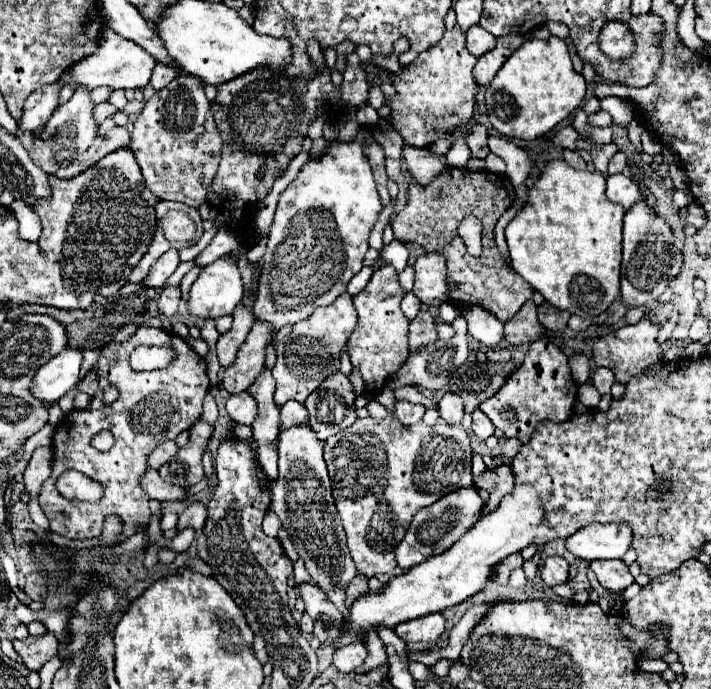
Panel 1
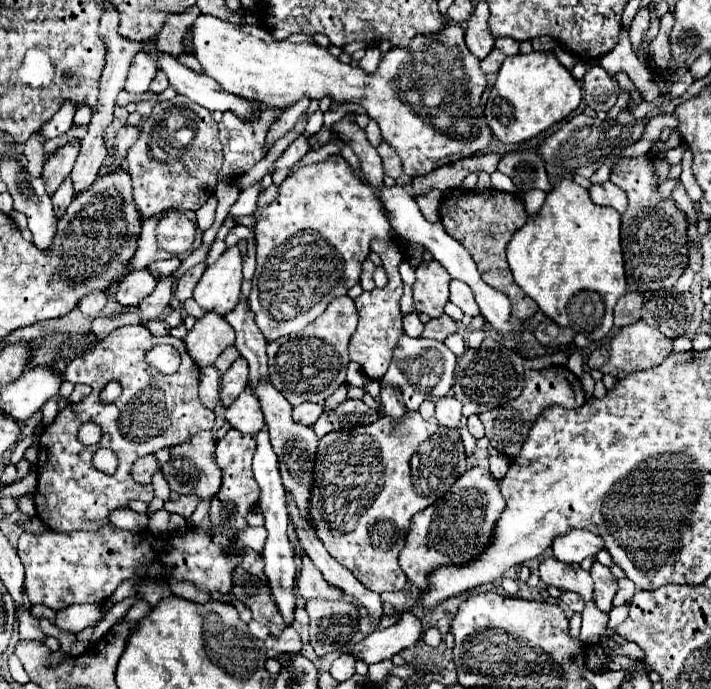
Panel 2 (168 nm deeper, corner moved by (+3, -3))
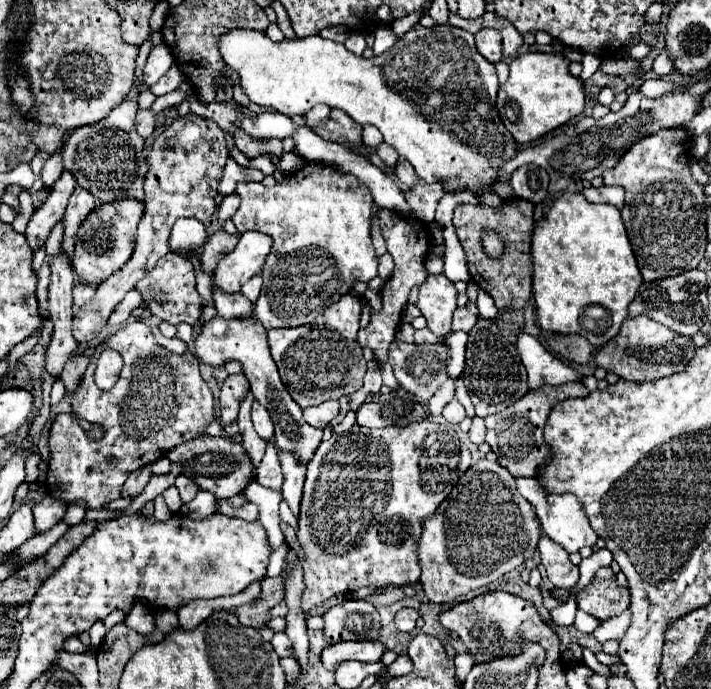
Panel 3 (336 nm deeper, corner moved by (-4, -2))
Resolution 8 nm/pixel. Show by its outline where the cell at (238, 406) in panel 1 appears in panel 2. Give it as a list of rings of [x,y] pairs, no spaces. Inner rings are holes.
[[[246,389],[228,409],[226,409],[226,421],[248,435],[256,435],[264,429],[264,417],[262,409],[258,405],[258,399],[250,389]]]

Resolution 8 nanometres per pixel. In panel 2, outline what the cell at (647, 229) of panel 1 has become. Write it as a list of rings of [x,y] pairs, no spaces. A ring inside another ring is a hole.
[[[652,155],[622,157],[610,173],[610,181],[628,195],[628,209],[622,213],[622,251],[626,263],[628,291],[670,289],[688,267],[688,221],[672,197],[660,199]]]

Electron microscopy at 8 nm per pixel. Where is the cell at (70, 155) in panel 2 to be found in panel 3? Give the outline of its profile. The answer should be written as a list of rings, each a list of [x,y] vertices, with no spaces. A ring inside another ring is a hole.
[[[63,170],[61,176],[57,178],[57,182],[53,184],[47,202],[41,206],[41,210],[35,210],[35,214],[31,216],[27,230],[25,230],[25,236],[27,236],[27,242],[33,250],[37,250],[39,246],[45,244],[51,228],[63,218],[67,200],[71,196],[75,184],[77,182],[75,182],[73,172]]]

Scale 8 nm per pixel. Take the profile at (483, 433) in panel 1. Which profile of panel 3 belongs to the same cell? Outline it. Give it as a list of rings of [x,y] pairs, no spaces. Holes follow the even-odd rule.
[[[479,416],[473,418],[469,436],[471,436],[471,442],[475,442],[475,444],[483,444],[485,442],[485,422],[483,422],[483,418],[479,418]]]

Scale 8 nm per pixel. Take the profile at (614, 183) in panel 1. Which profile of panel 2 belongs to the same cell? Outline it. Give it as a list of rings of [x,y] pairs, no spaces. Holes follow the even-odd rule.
[[[606,181],[602,185],[592,185],[588,189],[590,193],[590,199],[596,203],[596,205],[608,205],[608,207],[614,207],[618,213],[624,213],[626,211],[626,205],[628,205],[628,199],[626,199],[626,193],[614,185],[612,181]]]

